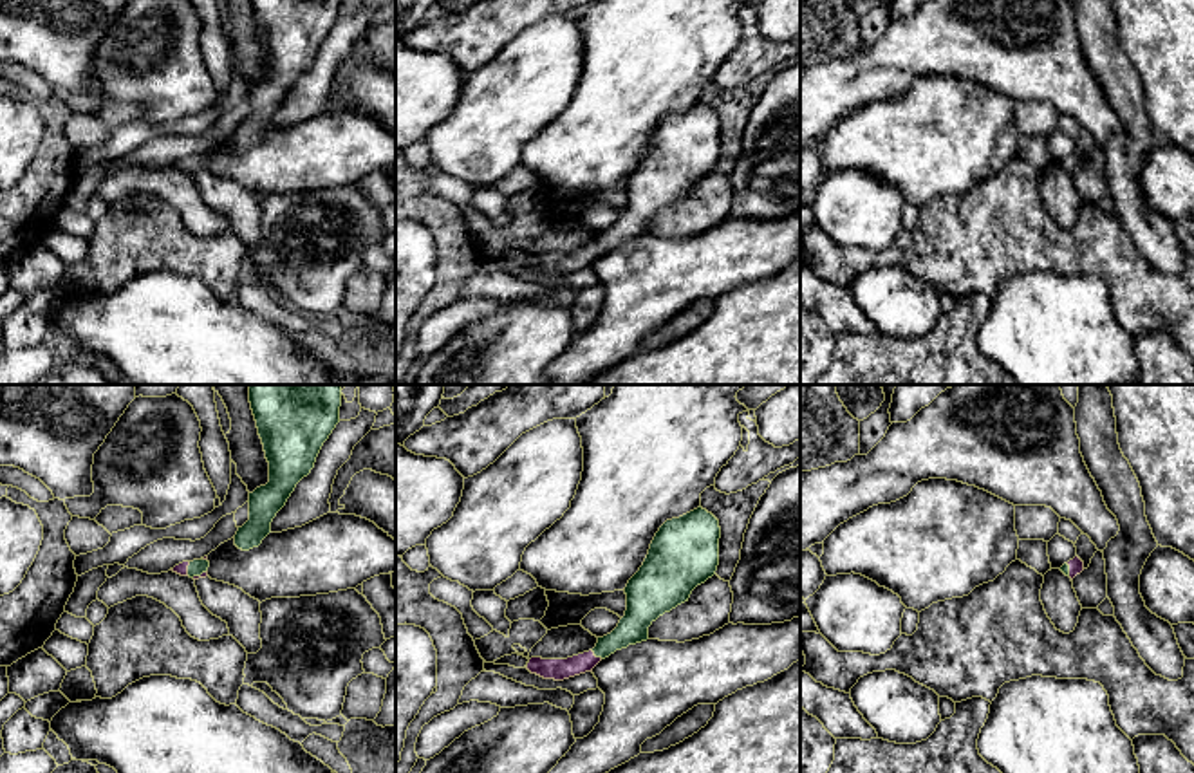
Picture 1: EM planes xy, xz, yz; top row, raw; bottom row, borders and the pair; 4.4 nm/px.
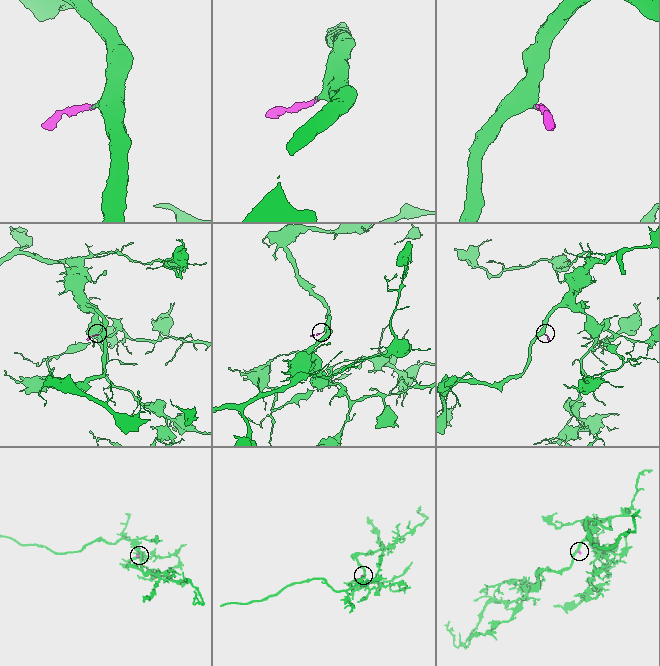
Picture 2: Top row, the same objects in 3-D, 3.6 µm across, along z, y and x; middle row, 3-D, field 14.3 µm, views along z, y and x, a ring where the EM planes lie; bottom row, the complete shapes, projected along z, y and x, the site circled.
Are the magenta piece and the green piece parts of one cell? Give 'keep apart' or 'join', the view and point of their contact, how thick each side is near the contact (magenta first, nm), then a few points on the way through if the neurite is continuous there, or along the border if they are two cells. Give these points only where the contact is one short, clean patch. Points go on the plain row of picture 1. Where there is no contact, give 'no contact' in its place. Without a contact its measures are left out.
join; contact xz (595, 251); calibres 100 and 140 nm; way xz (550, 264), (568, 264), (595, 251), (633, 223)

